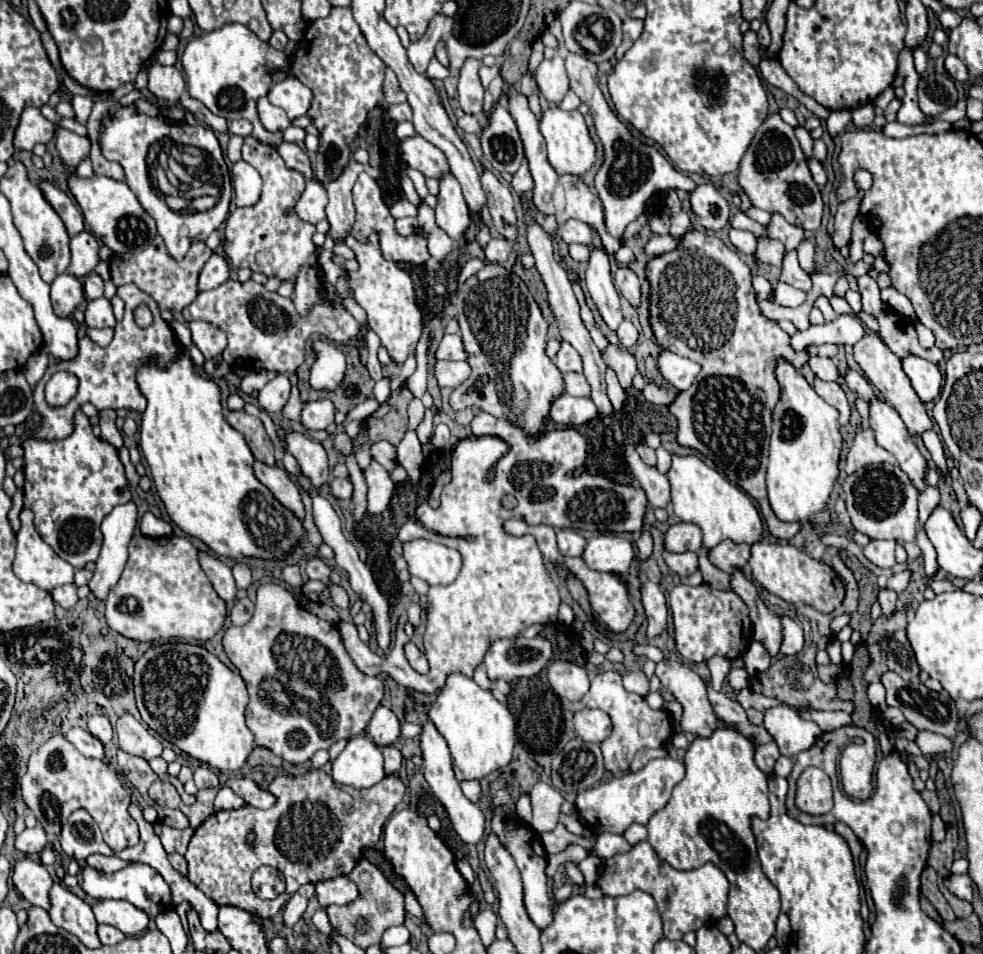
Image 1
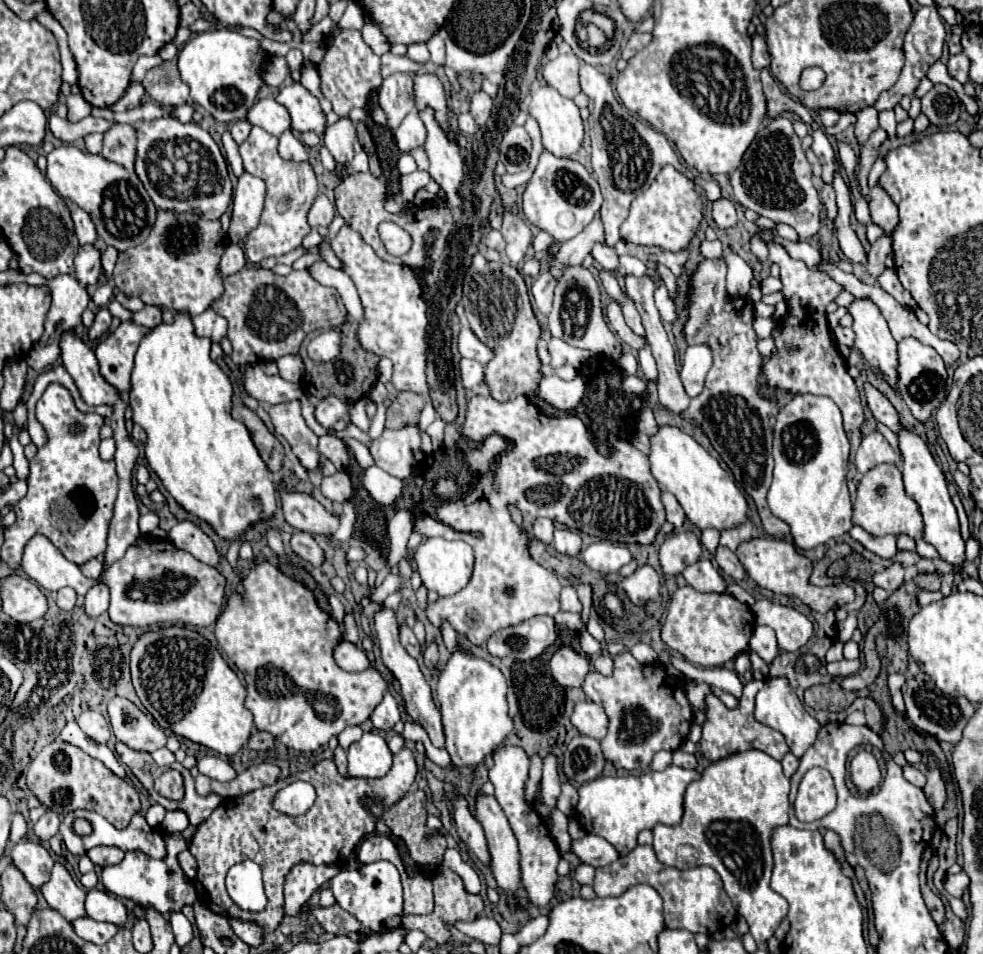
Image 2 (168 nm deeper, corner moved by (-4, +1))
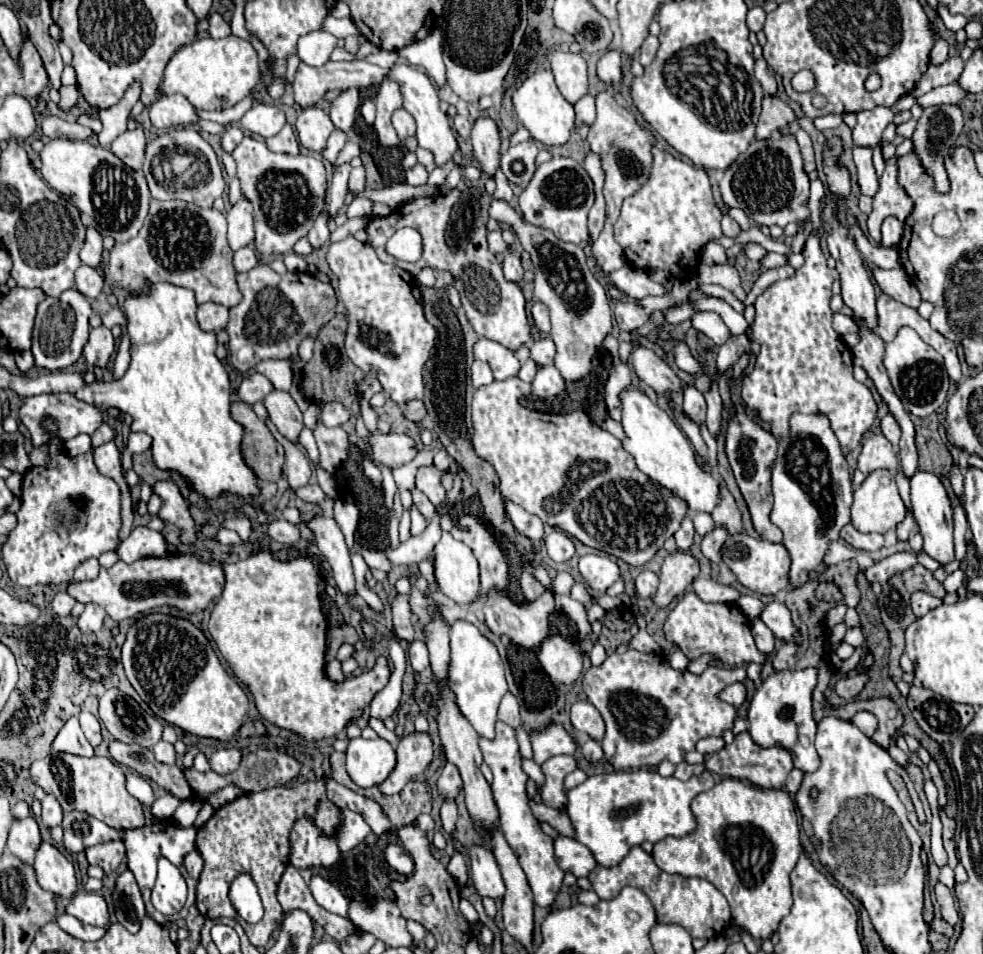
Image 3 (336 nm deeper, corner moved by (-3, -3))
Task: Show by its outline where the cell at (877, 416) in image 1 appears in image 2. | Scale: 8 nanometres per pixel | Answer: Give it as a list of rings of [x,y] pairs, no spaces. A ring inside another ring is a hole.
[[[902,430],[898,434],[898,438],[900,438],[902,456],[904,456],[904,466],[902,466],[904,488],[906,488],[906,494],[920,508],[920,514],[924,520],[924,540],[938,550],[942,560],[946,560],[952,566],[958,566],[964,562],[964,540],[960,536],[960,524],[958,524],[958,516],[956,516],[956,508],[948,494],[948,484],[946,484],[944,472],[932,458],[926,444],[916,434]]]

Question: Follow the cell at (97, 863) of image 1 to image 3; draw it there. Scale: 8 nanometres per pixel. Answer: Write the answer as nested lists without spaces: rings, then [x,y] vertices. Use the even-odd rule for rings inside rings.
[[[121,840],[117,842],[107,842],[107,844],[97,844],[85,850],[89,864],[101,866],[105,870],[105,874],[115,872],[117,866],[123,862],[125,858],[125,846]]]

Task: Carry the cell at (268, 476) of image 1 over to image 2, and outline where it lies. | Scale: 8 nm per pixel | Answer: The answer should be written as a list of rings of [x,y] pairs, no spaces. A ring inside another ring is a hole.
[[[278,488],[282,498],[282,510],[286,522],[296,528],[310,534],[324,534],[330,536],[338,530],[338,516],[328,512],[316,498],[304,492],[288,492],[284,488]]]

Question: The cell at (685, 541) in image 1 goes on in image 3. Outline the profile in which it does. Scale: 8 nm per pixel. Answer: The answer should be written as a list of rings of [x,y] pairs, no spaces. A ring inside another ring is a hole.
[[[683,550],[671,552],[661,566],[661,574],[659,574],[661,582],[653,598],[655,604],[659,608],[667,608],[675,596],[683,594],[683,590],[695,580],[697,574],[699,574],[699,562],[693,554]]]

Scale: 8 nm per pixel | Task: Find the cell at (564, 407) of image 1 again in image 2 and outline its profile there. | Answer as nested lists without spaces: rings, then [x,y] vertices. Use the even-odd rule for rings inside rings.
[[[546,374],[540,380],[538,386],[538,396],[544,398],[548,404],[552,404],[558,410],[574,410],[584,394],[584,382],[582,378],[574,378],[574,380],[562,380],[556,374]]]

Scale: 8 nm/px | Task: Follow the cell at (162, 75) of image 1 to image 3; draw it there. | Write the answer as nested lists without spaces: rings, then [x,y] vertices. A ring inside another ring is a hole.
[[[161,94],[149,106],[149,116],[153,126],[159,130],[203,122],[195,116],[195,108],[183,94]]]

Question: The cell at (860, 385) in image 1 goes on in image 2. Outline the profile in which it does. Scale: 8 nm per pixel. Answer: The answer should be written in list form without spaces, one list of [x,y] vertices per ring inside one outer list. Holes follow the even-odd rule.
[[[870,382],[864,386],[864,390],[866,390],[868,408],[872,410],[874,418],[876,418],[878,422],[886,424],[892,432],[896,432],[896,434],[898,434],[898,432],[900,432],[900,428],[902,428],[902,424],[900,424],[900,418],[898,418],[896,408],[890,404],[890,400],[888,400],[882,392],[878,392]]]

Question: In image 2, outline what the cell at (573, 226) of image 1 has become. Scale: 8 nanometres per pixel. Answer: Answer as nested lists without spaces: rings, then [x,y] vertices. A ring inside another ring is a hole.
[[[602,242],[594,244],[592,256],[594,256],[594,260],[596,260],[604,270],[608,270],[608,272],[616,272],[616,270],[618,270],[618,254],[616,254],[612,248],[608,248],[606,244],[602,244]]]

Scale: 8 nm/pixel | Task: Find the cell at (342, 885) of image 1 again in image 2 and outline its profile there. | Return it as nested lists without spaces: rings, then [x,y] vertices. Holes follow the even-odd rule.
[[[374,862],[374,864],[362,864],[360,870],[342,870],[338,872],[330,888],[334,892],[336,902],[350,912],[356,920],[360,920],[366,928],[374,932],[388,932],[396,930],[402,924],[402,884],[400,874],[394,864],[390,862]]]

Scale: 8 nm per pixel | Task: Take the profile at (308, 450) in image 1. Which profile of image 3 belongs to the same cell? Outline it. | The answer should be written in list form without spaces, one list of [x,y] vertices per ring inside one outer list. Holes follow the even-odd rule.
[[[273,390],[263,400],[271,422],[277,426],[277,430],[291,442],[299,444],[299,434],[303,430],[303,414],[297,408],[295,400],[281,390]]]

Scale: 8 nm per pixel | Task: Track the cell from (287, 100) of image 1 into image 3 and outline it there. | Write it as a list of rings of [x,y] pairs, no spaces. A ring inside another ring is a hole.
[[[319,106],[303,108],[295,122],[295,132],[297,132],[301,146],[305,146],[313,152],[319,152],[325,148],[325,142],[333,130],[335,128],[329,120],[329,114],[325,110],[321,110]]]

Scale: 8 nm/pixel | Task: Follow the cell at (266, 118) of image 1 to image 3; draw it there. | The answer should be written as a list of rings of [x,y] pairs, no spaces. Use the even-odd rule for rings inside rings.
[[[255,102],[253,108],[241,118],[241,126],[245,130],[251,130],[253,134],[271,138],[285,126],[285,112],[279,110],[277,106]]]

